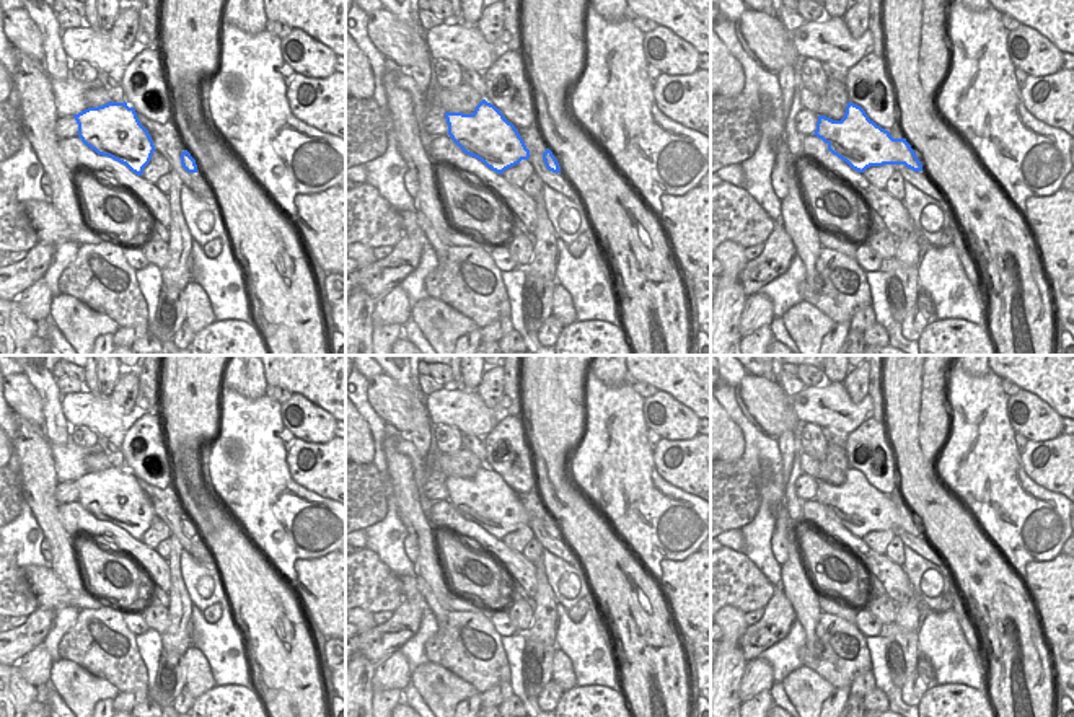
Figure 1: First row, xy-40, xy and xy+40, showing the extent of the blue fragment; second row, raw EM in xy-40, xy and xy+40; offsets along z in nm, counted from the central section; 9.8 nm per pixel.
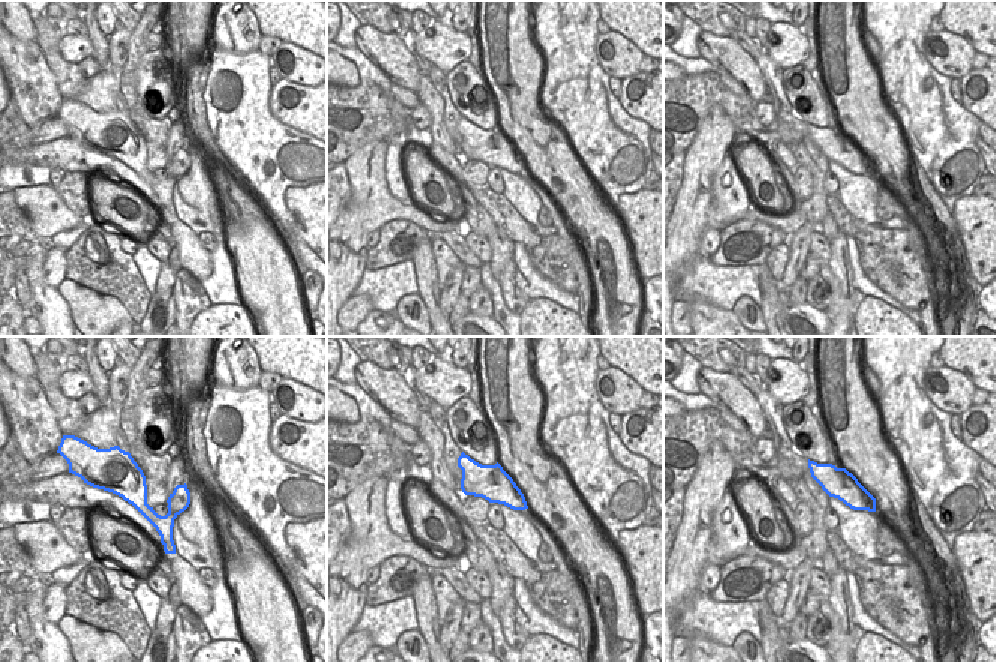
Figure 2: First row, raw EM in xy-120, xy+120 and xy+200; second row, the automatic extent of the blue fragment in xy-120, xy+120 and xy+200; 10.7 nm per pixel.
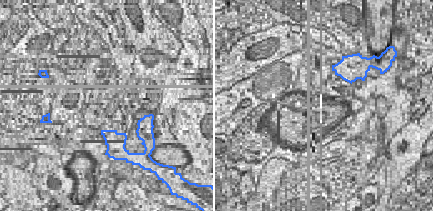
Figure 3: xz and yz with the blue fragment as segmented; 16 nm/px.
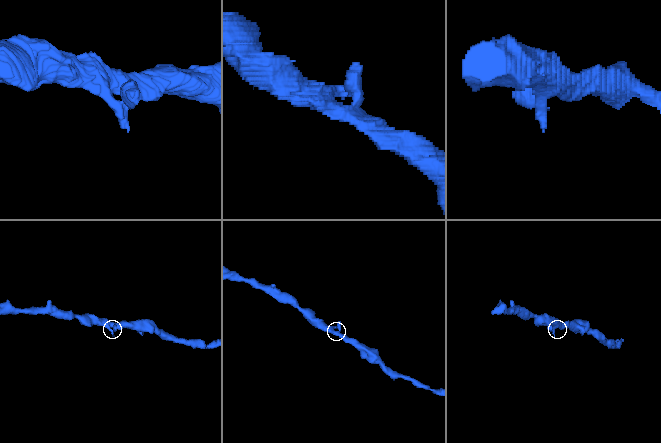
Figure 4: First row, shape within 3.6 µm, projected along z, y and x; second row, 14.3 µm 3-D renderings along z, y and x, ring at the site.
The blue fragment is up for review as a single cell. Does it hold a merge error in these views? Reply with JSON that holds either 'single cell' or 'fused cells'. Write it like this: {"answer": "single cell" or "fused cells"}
{"answer": "single cell"}

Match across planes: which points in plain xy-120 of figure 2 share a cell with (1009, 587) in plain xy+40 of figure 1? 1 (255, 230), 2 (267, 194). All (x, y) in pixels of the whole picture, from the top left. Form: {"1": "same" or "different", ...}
{"1": "same", "2": "different"}

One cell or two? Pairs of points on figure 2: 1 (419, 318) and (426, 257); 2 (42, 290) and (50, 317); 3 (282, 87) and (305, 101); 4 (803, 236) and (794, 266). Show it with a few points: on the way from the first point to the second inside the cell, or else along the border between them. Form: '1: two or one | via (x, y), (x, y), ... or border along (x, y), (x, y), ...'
1: two | border along (417, 293), (429, 320)
2: one | via (44, 296), (48, 300), (50, 311)
3: one | via (288, 93), (299, 101)
4: one | via (800, 243), (797, 258)

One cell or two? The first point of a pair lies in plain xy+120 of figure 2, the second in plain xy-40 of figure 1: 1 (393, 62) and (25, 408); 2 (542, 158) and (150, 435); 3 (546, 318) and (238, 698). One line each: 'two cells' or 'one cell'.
1: one cell
2: two cells
3: one cell

